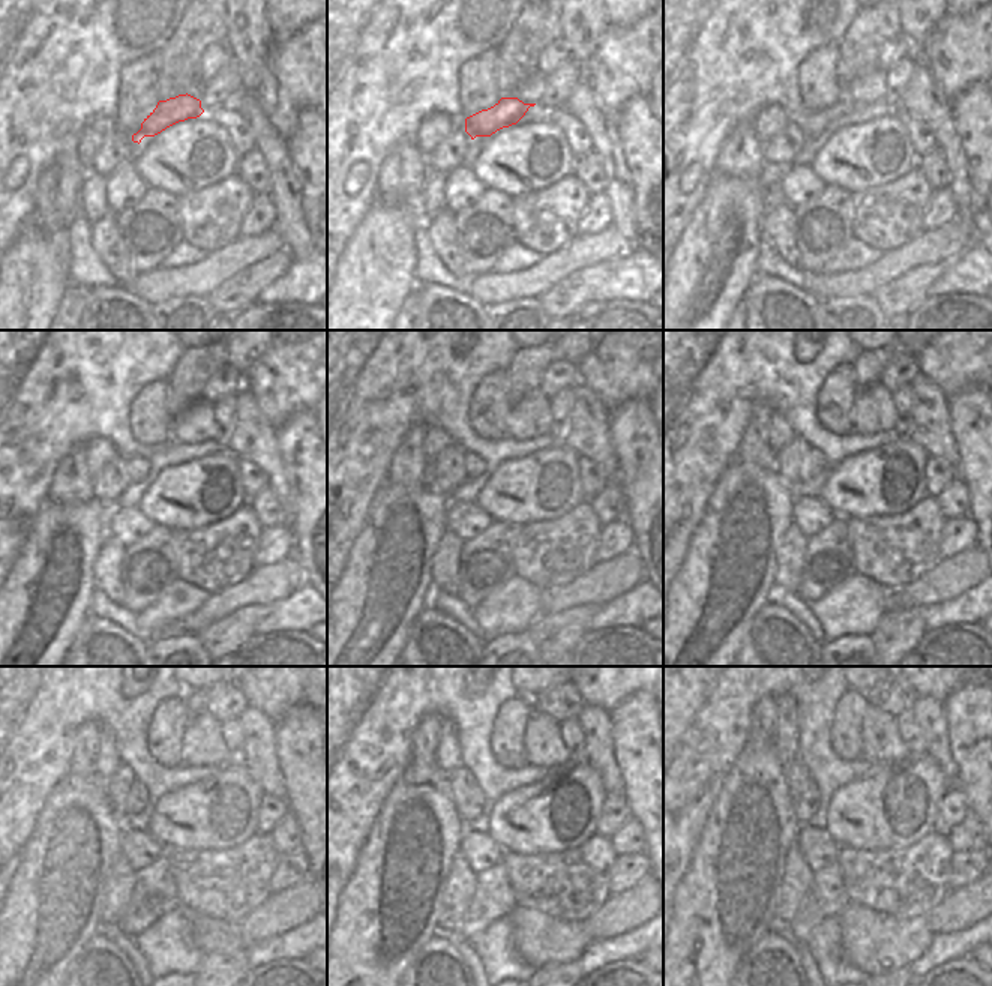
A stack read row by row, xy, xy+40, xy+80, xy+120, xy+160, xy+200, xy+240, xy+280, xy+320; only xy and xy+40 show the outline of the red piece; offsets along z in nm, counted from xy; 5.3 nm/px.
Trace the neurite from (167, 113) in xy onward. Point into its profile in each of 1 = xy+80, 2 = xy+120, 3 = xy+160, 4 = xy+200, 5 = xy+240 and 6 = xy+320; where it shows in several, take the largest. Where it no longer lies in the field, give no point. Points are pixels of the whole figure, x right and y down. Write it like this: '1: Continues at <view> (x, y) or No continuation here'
1: Continues at xy+80 (817, 122)
2: Continues at xy+120 (138, 467)
3: Continues at xy+160 (474, 465)
4: Continues at xy+200 (814, 462)
5: Continues at xy+240 (138, 797)
6: Continues at xy+320 (806, 806)

